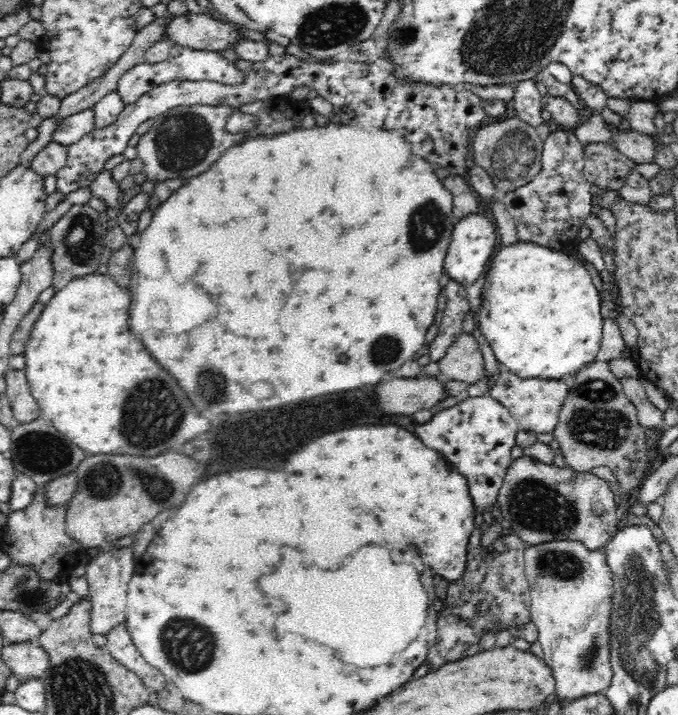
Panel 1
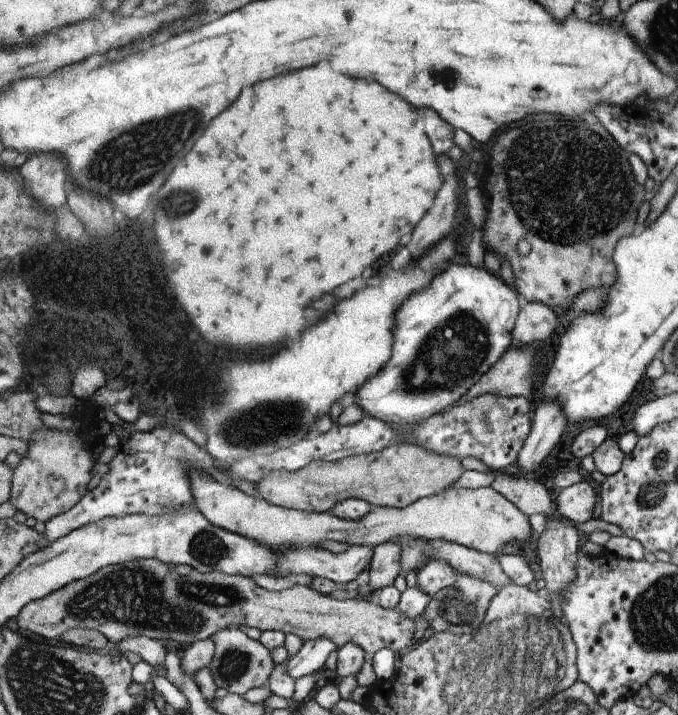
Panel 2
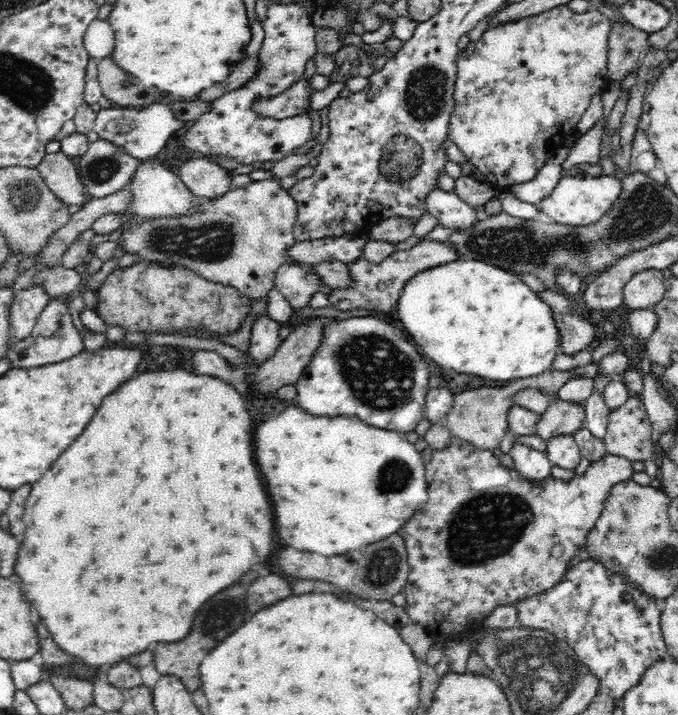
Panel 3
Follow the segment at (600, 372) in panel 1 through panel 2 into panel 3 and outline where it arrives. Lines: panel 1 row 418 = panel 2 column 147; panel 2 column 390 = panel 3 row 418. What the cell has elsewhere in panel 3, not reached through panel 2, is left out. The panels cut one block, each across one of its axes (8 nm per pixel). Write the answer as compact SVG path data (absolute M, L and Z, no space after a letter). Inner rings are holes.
M632 394L624 404L612 408L604 442L610 454L626 456L634 462L646 462L660 456L658 446L652 444L650 418L642 398Z

